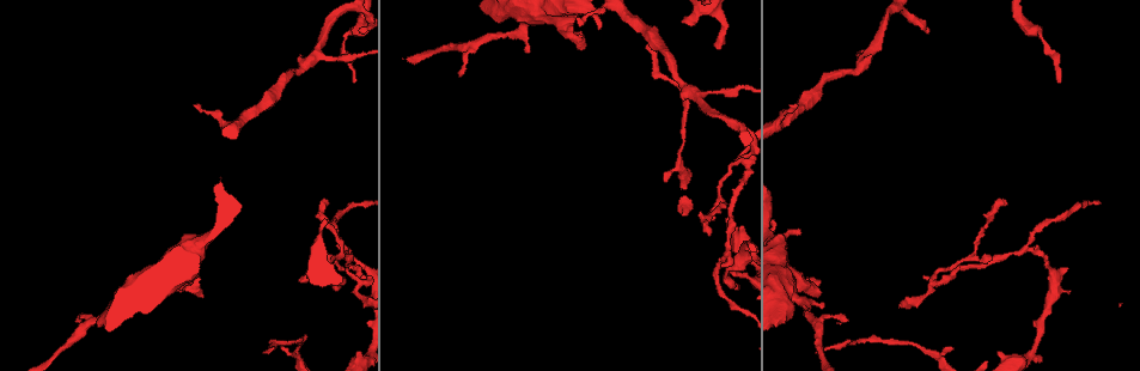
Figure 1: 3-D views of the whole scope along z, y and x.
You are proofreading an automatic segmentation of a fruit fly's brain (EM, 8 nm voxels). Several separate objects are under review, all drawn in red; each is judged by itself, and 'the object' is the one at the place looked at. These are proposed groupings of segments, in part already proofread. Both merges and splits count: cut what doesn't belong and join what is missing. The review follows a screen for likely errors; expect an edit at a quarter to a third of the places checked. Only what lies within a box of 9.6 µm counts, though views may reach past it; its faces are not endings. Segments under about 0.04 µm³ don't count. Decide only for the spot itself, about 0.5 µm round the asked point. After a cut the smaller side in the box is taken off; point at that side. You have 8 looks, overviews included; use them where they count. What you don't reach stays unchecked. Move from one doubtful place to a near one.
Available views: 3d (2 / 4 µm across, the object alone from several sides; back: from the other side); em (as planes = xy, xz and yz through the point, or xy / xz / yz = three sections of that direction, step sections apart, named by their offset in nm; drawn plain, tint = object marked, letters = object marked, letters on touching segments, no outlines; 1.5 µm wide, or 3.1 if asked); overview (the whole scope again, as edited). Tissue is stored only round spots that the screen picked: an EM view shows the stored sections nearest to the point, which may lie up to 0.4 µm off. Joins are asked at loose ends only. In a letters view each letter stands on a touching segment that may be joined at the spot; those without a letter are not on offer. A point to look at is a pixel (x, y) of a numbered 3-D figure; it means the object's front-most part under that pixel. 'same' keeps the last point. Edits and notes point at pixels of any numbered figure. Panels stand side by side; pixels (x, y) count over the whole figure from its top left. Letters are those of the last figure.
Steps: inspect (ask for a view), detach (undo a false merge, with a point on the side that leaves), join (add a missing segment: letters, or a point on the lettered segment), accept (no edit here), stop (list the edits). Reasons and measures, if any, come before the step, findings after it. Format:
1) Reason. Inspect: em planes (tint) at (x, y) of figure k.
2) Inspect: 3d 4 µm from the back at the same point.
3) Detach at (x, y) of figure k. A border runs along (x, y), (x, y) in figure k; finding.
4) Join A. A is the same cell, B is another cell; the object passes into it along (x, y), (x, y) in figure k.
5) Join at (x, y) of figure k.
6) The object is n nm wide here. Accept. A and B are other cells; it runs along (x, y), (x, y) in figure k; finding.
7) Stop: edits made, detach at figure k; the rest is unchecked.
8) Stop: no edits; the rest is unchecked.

Free end. Inspect: em planes (letters) at (817, 298) of figure 1.

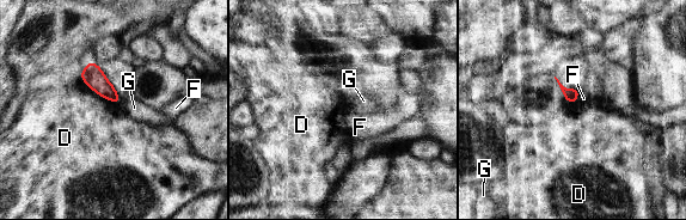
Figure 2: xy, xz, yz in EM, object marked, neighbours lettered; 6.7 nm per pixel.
Accept. D, F and G are other cells; a border runs along (79, 75), (97, 93), (117, 103) in figure 2; no lettered segment goes on from it.

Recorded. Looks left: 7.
Branch stops here. Inspect: 3d 2 µm at (334, 287) of figure 1.

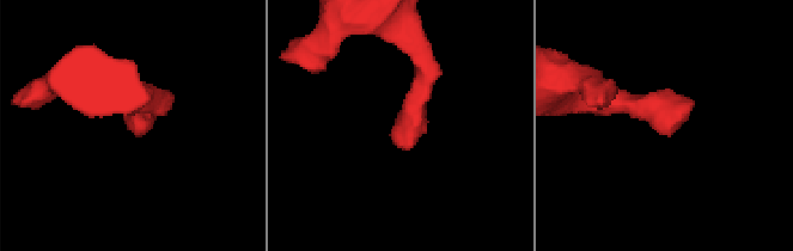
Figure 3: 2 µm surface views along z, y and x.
Need the tissue. Inspect: em planes (letters) at (688, 112) of figure 3.

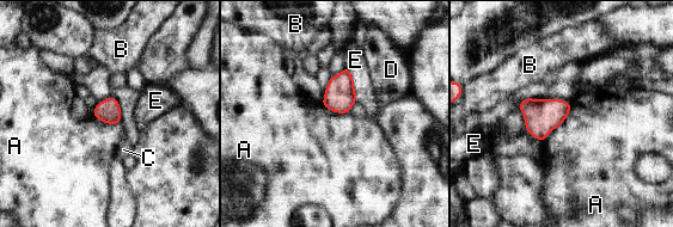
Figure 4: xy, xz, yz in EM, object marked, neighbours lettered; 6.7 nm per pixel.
Accept. A, B, C, D and E are other cells; a border runs along (570, 103), (568, 116), (542, 141) in figure 4; none of them fits.

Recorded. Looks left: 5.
Tapers out. Inspect: em planes (letters) at (195, 105) of figure 1.

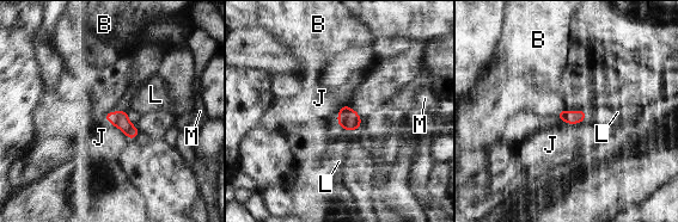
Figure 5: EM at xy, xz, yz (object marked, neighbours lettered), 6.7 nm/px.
The object is 90 nm wide here. Accept. B, J, L and M are other cells; none of them fits.

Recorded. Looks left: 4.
Stop: no edits; the rest is unchecked.

